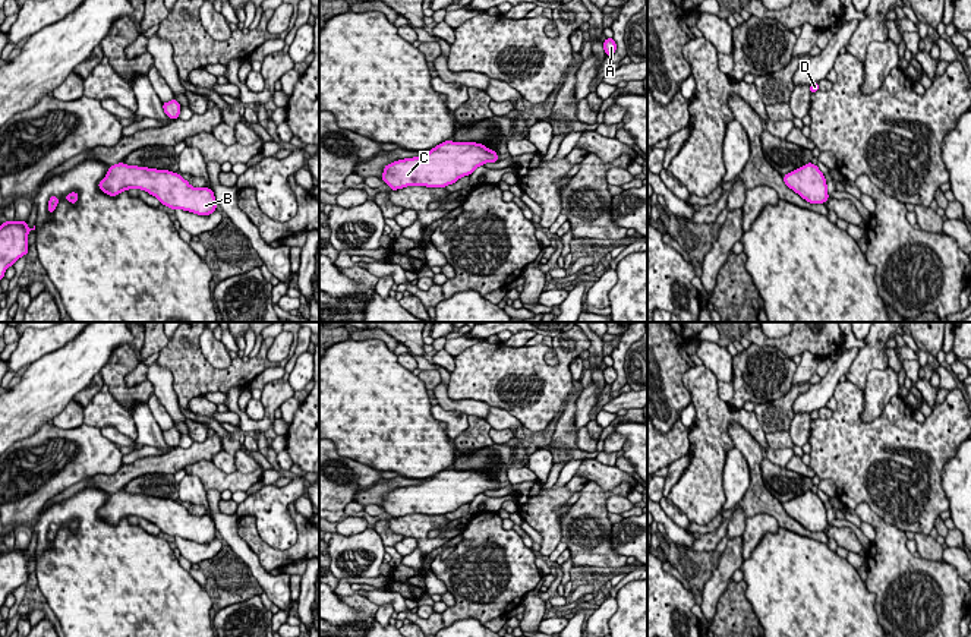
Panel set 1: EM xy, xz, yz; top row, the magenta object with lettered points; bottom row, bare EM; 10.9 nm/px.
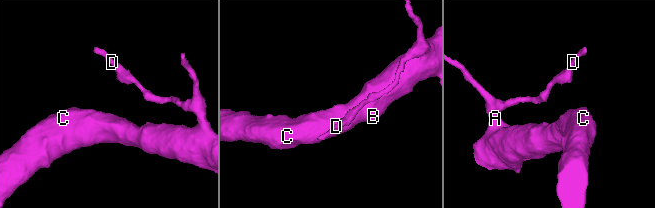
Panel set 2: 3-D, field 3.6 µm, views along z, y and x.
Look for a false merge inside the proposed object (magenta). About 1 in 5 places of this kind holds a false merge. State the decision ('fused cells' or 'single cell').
single cell

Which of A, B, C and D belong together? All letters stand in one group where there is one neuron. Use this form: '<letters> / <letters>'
A B C D

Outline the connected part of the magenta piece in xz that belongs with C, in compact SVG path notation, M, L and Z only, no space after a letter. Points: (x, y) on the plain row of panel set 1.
M445 469L420 485L385 493L381 507L391 518L407 514L445 515L470 504L479 493L496 489L498 482L483 472Z

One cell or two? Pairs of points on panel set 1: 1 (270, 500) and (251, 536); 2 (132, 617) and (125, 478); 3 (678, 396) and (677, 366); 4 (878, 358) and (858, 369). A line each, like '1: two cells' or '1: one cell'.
1: two cells
2: two cells
3: one cell
4: one cell

